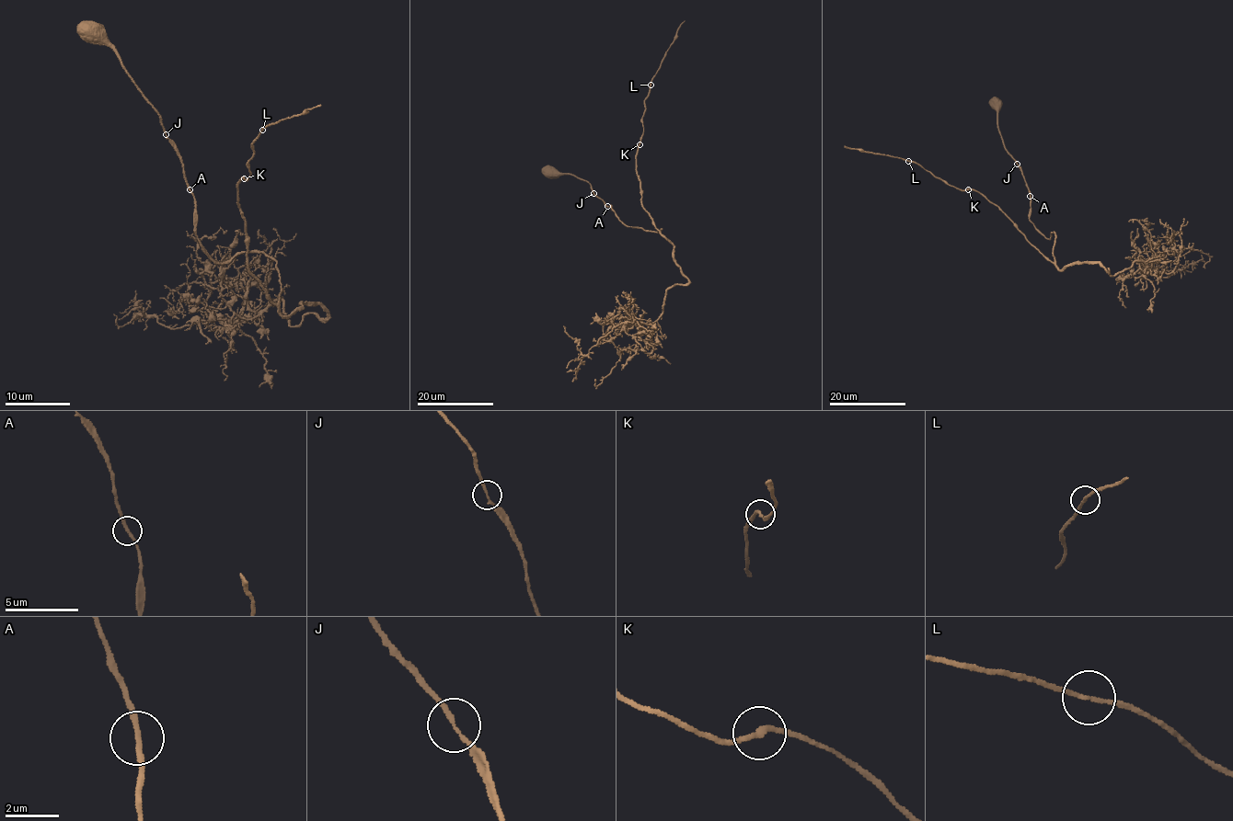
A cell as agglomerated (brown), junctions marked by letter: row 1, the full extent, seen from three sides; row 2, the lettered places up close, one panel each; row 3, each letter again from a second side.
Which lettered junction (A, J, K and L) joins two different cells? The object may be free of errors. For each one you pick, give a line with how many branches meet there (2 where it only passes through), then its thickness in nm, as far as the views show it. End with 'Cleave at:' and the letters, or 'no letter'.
Cleave at: no letter

